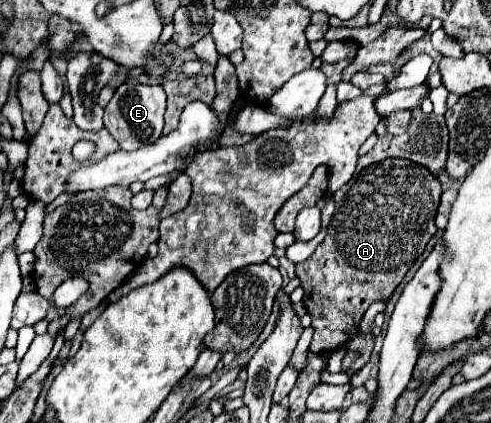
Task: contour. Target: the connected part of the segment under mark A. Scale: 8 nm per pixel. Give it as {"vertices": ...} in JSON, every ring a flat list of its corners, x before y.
{"vertices":[[385,159,381,163,373,163,369,167,365,167,361,173,357,173,349,183,345,183,345,187,341,187,339,191,333,193,333,199,335,199,335,213,331,217,331,223,329,223,329,229,327,229,327,237,323,239,323,243,319,243,319,247,315,249,315,253,303,261,303,263,297,263,297,277,301,279,301,287,305,289,305,307,309,311,309,315,313,317,313,329,315,329,315,335,313,335,313,341,311,341,311,349,315,351,315,354,331,353,340,347,347,347,349,341,353,337,357,337,359,333,359,323,361,323,361,317,363,313,367,311,367,307,375,301,387,301,395,287,403,281,405,273,411,269,411,265,417,261,417,257,425,251,429,239,435,235,437,227,435,227,435,213,437,213,437,207,439,207,439,197,441,197,441,183,439,179,425,167,417,165,417,163,407,163,407,159]]}

